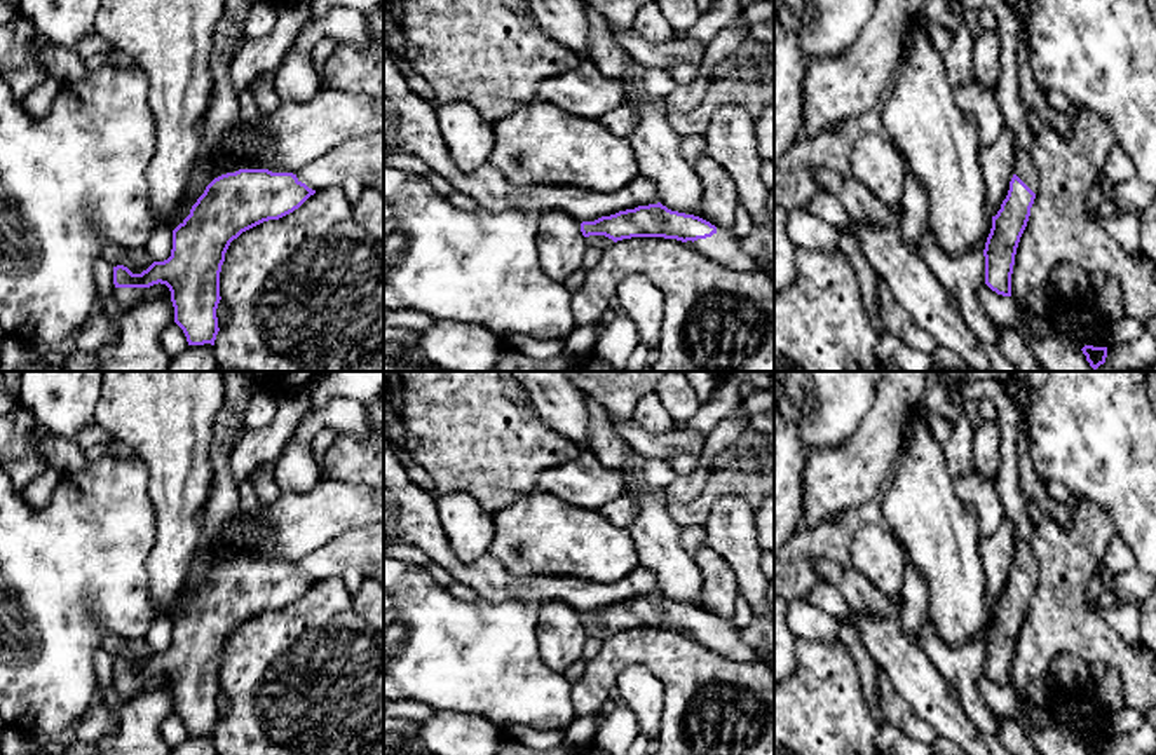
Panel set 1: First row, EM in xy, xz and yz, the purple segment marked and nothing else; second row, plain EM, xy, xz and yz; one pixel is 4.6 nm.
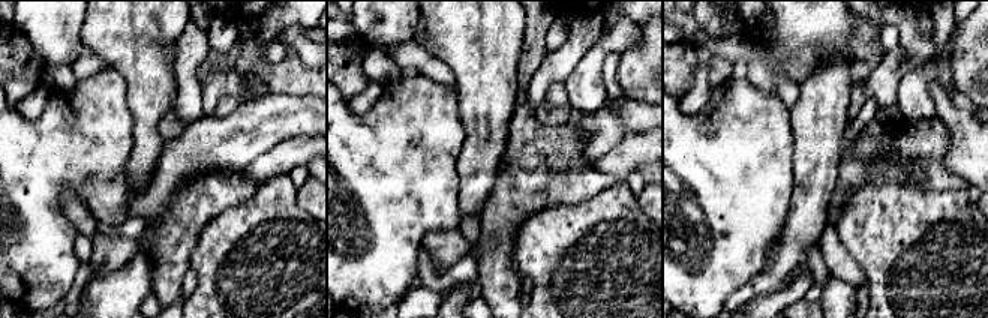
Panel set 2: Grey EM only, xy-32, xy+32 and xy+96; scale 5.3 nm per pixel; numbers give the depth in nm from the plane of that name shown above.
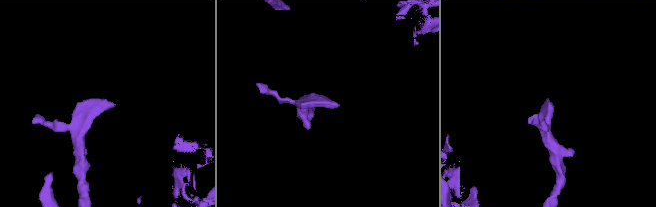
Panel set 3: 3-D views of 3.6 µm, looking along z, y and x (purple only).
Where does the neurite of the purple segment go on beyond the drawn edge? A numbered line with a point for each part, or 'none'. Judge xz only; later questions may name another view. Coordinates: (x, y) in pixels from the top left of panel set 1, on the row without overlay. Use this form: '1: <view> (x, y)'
1: xz (722, 639)

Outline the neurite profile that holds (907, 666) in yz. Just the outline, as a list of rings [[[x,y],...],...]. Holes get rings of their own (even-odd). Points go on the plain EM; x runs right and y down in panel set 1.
[[[849,607],[844,621],[858,628],[870,657],[882,668],[898,696],[935,729],[938,738],[957,743],[968,755],[990,755],[959,699],[950,696],[945,678],[931,663],[921,643],[915,643],[903,631],[900,621],[874,616],[853,607]]]

